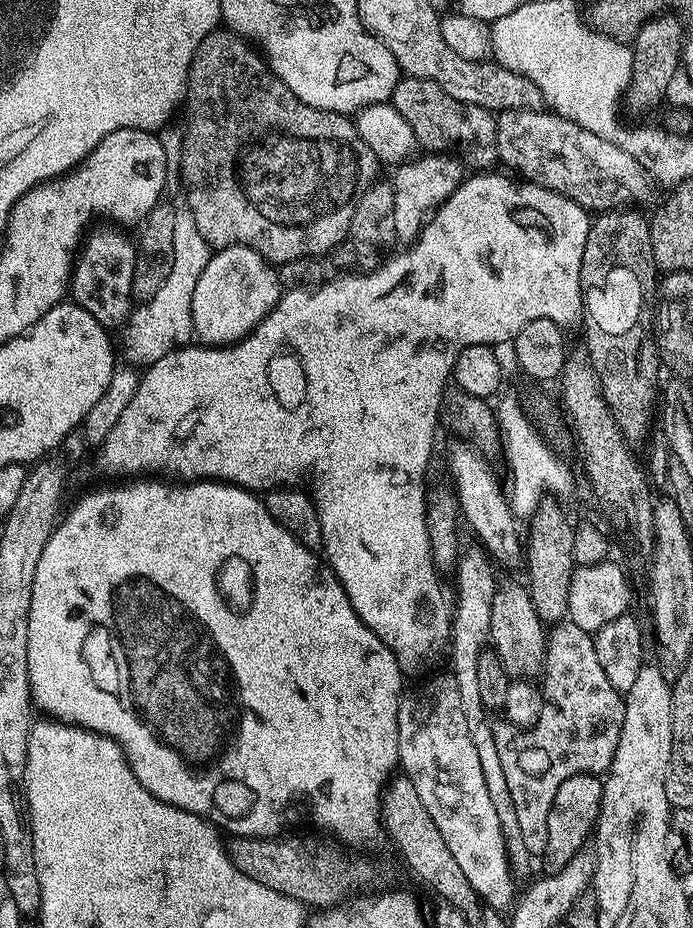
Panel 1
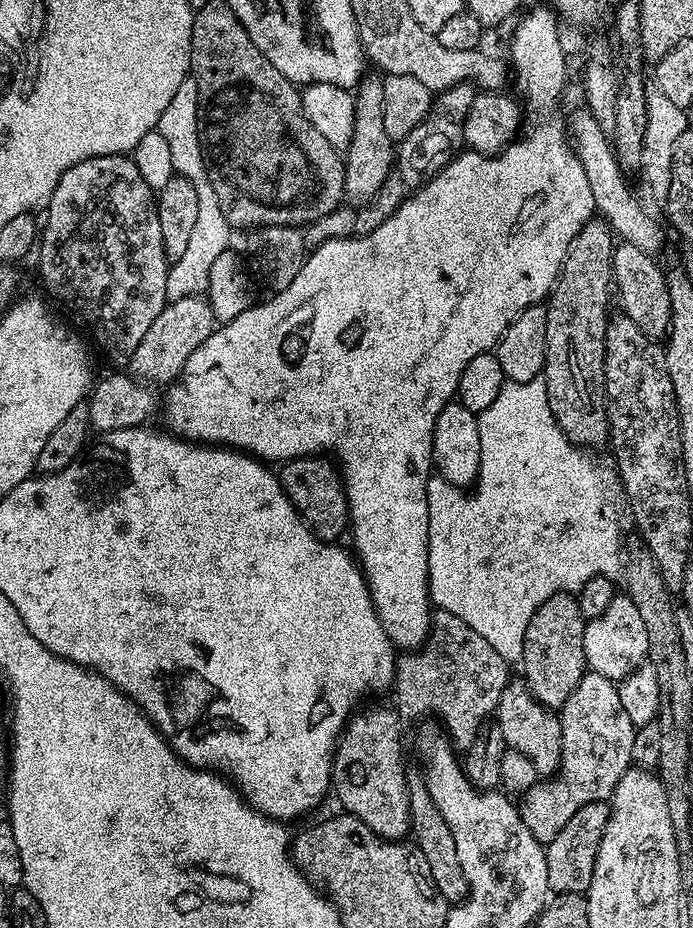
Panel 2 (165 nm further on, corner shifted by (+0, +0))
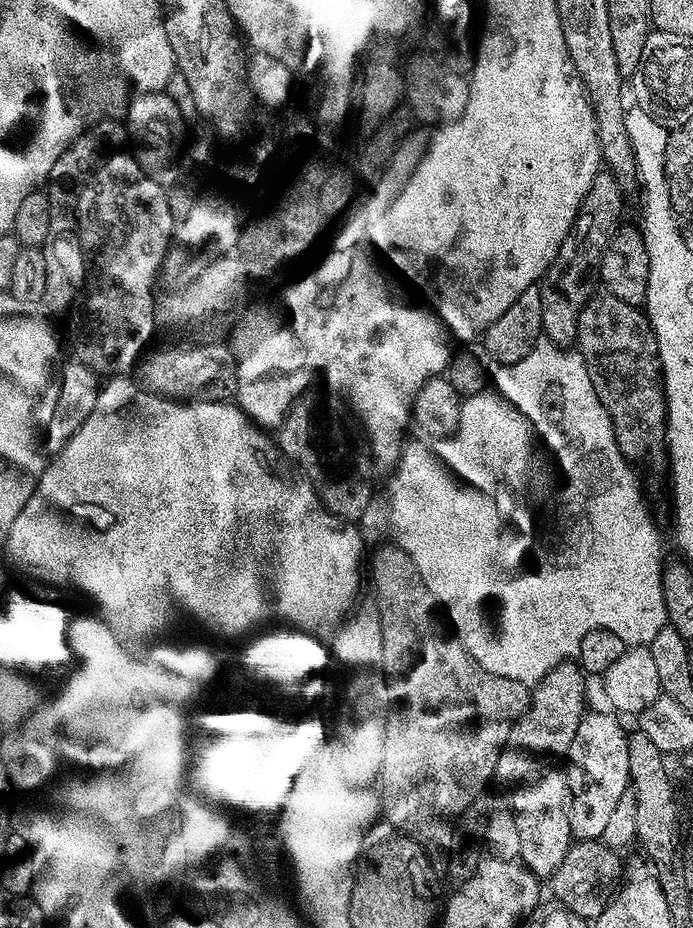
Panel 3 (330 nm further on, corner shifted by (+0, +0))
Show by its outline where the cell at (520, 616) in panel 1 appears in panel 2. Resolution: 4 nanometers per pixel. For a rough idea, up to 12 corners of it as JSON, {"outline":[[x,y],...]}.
{"outline":[[526,683],[502,690],[494,720],[505,745],[541,777],[559,769],[559,715]]}

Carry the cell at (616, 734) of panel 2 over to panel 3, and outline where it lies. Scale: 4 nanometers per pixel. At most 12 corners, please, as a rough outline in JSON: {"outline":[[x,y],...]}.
{"outline":[[578,722],[566,757],[572,834],[600,838],[630,788],[629,733]]}

